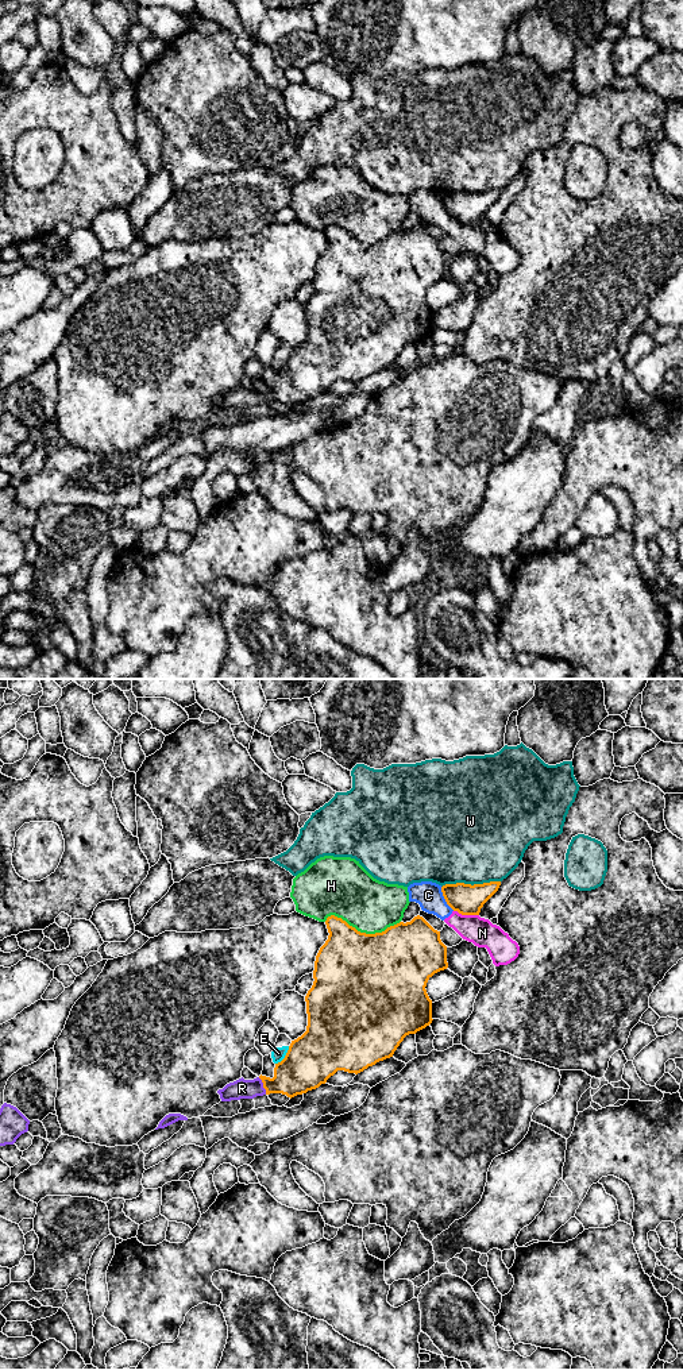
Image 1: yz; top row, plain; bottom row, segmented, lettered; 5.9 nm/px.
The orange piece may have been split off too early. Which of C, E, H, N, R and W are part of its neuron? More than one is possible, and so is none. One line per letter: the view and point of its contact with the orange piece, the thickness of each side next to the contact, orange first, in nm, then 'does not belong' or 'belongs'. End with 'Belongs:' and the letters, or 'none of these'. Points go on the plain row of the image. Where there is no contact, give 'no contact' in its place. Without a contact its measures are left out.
C: meets orange in yz at (444, 207); 180 nm thick on the orange side, 160 nm on the other; does not belong
E: meets orange in yz at (285, 365); 300 nm thick on the orange side, 80 nm on the other; does not belong
H: meets orange in yz at (362, 242); 500 nm thick on the orange side, 320 nm on the other; does not belong
N: meets orange in yz at (466, 223); 180 nm thick on the orange side, 170 nm on the other; does not belong
R: meets orange in yz at (263, 394); 260 nm thick on the orange side, 120 nm on the other; belongs
W: meets orange in yz at (470, 193); 180 nm thick on the orange side, 500 nm on the other; does not belong
Belongs: R

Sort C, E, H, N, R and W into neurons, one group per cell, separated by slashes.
C N / E / H / R / W

